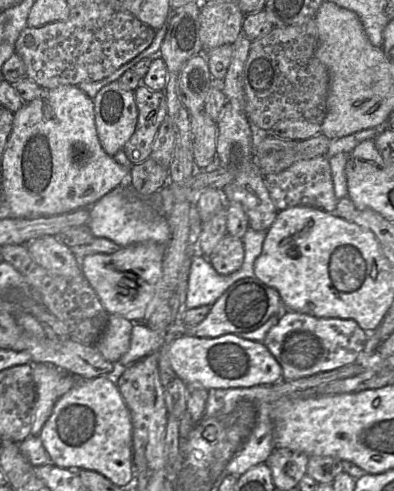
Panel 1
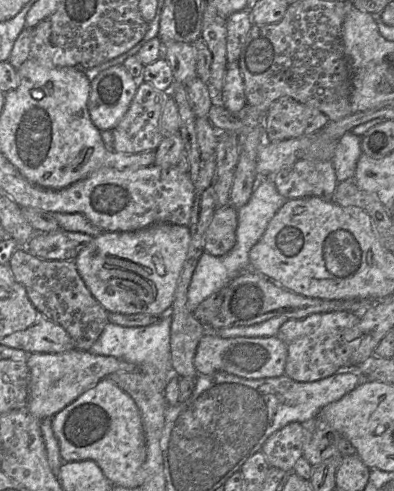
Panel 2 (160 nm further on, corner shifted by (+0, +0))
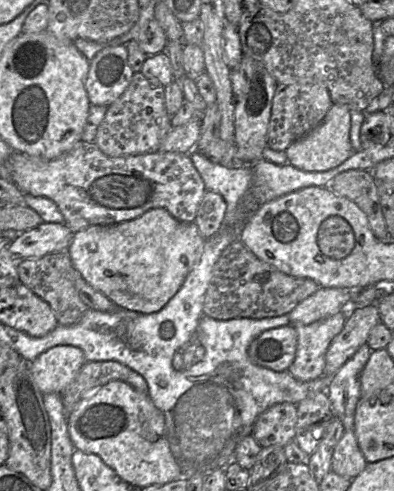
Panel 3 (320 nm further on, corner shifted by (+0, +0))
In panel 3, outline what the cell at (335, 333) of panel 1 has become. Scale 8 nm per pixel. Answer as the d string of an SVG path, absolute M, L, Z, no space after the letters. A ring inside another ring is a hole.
M339 312L309 325L294 325L298 341L294 360L287 369L291 376L299 381L310 381L324 374L327 349L334 337L342 331L347 314L348 312Z

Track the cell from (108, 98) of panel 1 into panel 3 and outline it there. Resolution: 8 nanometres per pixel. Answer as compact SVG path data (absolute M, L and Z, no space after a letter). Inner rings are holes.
M126 45L102 49L90 61L85 83L90 104L111 105L125 92L133 74Z

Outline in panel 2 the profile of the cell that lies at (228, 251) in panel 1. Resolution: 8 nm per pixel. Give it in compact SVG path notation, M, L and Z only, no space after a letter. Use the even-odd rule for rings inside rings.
M230 204L218 207L206 231L205 251L213 256L230 252L236 244L237 228L237 209Z

